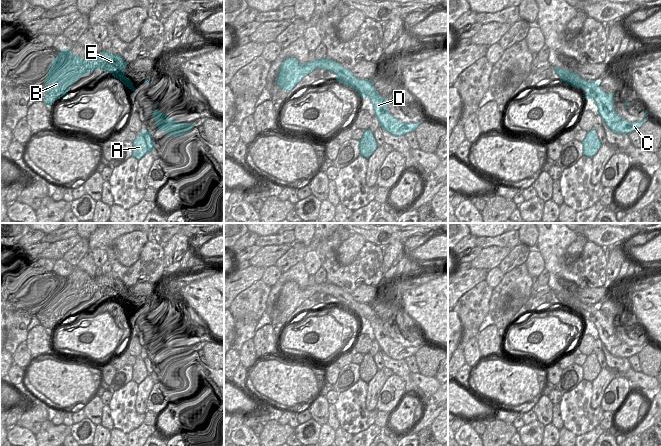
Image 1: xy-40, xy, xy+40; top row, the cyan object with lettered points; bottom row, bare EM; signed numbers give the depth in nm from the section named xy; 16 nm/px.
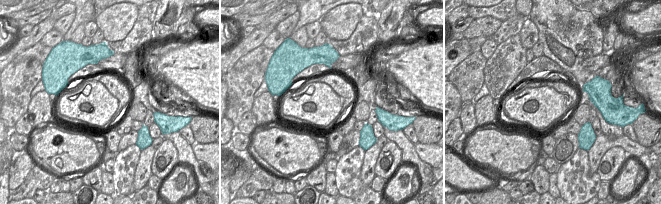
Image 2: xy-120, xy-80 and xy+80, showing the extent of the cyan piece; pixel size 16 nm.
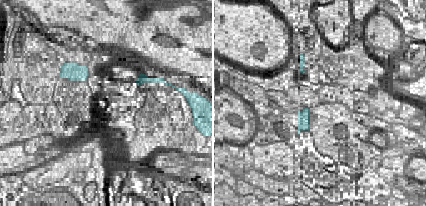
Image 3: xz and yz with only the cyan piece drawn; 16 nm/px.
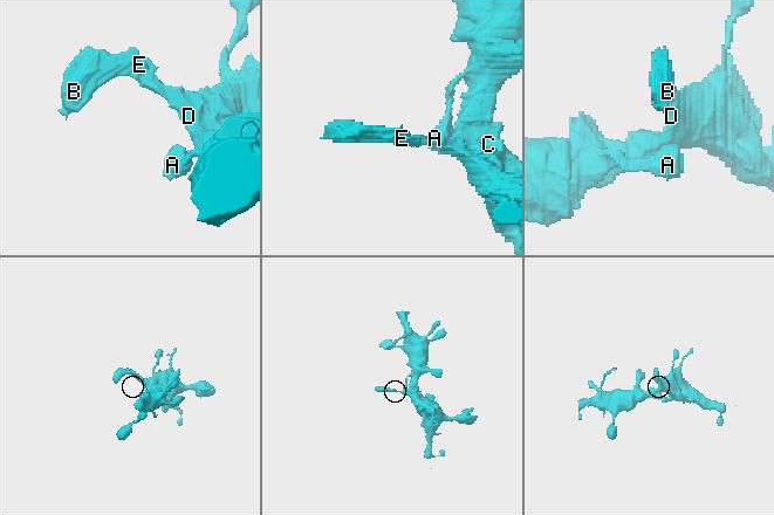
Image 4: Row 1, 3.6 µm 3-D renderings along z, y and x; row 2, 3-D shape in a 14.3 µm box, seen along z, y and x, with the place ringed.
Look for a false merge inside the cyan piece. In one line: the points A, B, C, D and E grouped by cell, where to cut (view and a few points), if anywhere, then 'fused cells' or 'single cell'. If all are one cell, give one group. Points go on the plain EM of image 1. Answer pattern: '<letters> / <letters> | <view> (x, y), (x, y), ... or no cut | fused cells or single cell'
A B C D E | no cut | single cell

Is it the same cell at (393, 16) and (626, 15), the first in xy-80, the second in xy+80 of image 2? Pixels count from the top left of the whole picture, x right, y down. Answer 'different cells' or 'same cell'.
different cells

